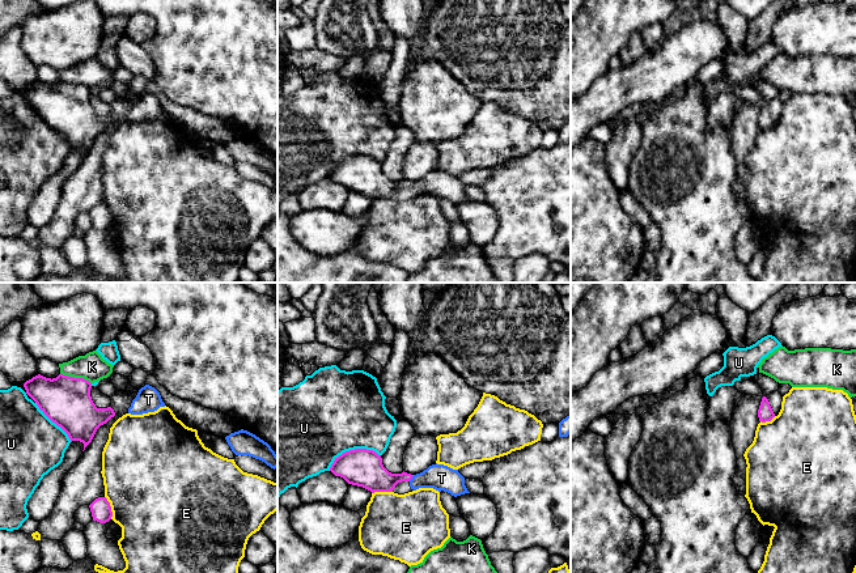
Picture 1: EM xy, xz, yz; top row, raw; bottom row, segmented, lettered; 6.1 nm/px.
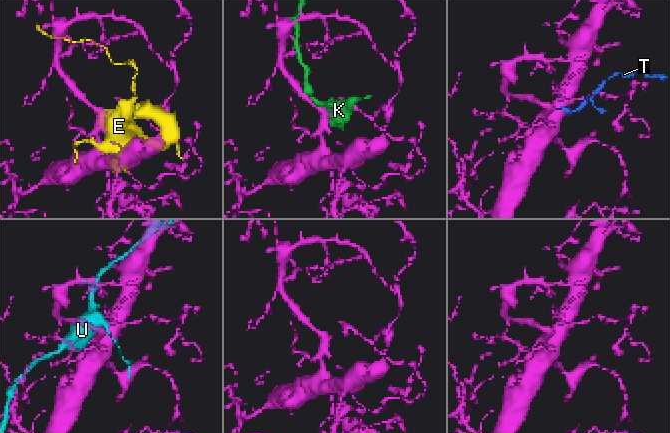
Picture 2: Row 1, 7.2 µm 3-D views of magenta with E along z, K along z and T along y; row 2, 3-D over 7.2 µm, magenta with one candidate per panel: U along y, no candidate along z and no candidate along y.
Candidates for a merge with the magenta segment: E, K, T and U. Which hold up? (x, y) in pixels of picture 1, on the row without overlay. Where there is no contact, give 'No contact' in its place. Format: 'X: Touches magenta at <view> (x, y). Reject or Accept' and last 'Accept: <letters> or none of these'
E: Touches magenta at xy (110, 215). Reject
K: Touches magenta at xy (76, 85). Reject
T: Touches magenta at xz (411, 185). Accept
U: Touches magenta at xz (352, 157). Reject
Accept: T

